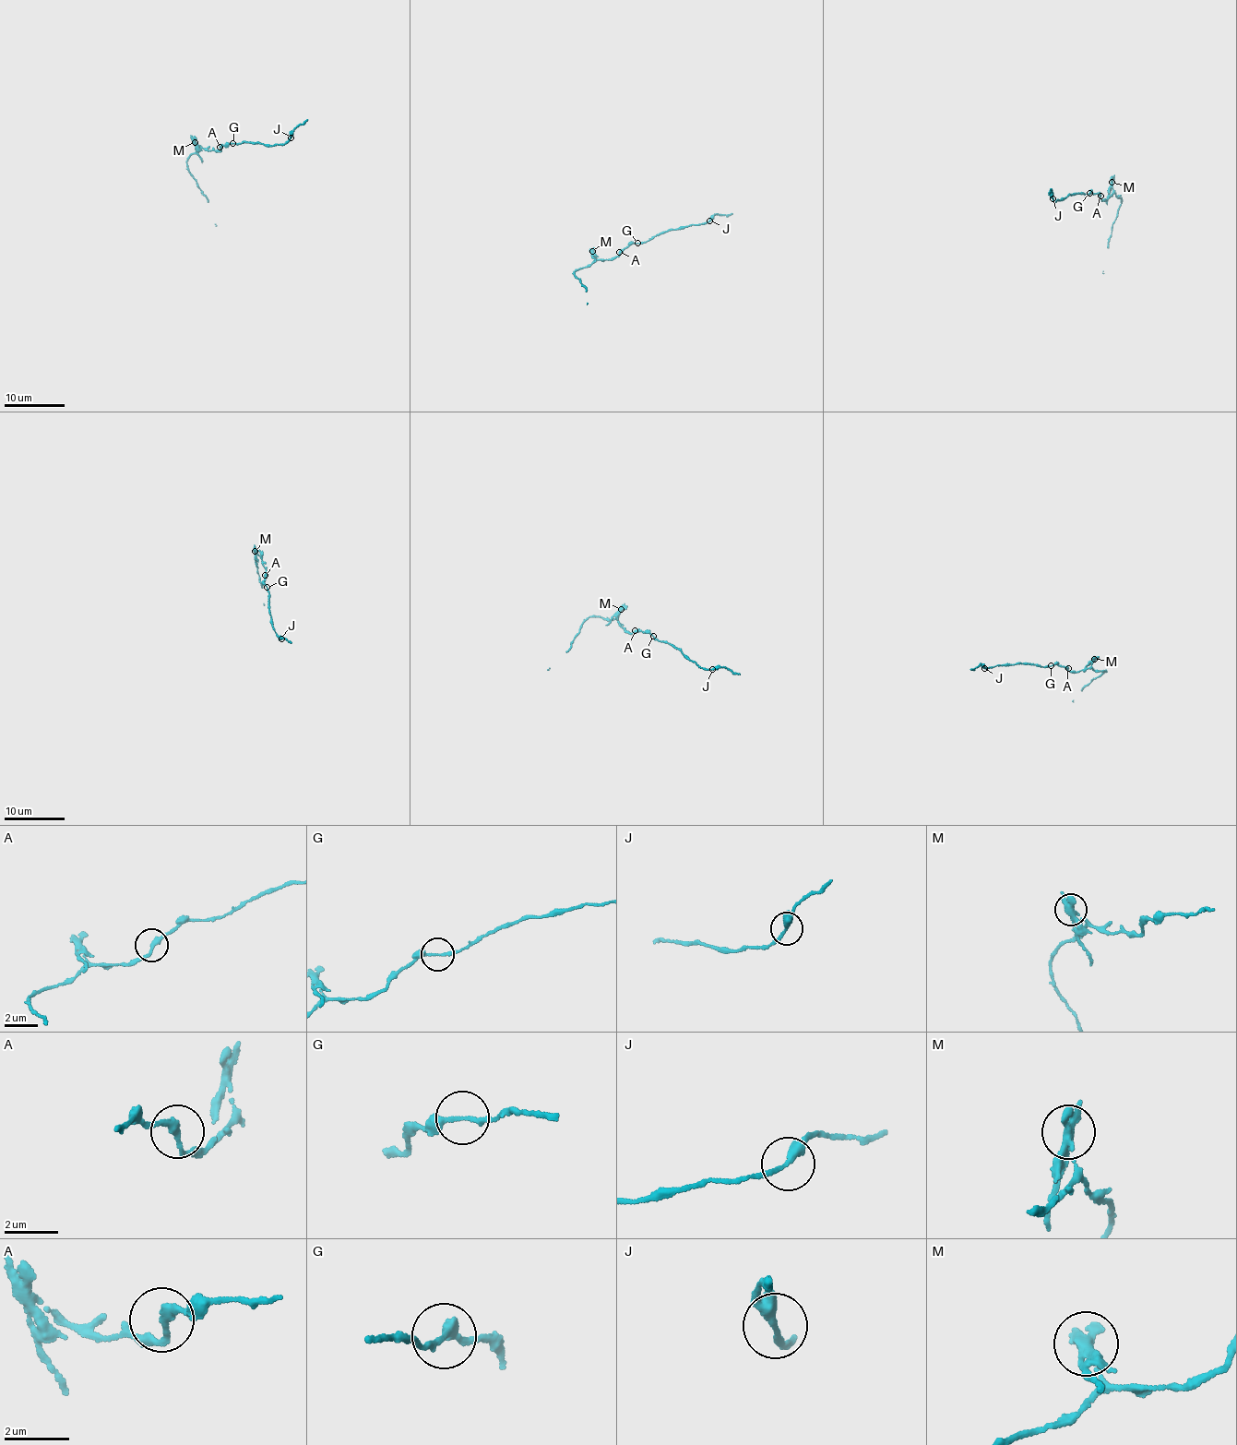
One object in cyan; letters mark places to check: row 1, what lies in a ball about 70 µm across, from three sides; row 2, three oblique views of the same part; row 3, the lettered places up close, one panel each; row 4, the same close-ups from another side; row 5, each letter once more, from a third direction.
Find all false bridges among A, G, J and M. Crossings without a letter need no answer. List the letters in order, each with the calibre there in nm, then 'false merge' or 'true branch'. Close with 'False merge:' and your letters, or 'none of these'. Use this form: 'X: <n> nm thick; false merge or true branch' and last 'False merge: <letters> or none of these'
A: 240 nm thick; true branch
G: 160 nm thick; true branch
J: 280 nm thick; true branch
M: 360 nm thick; false merge
False merge: M

